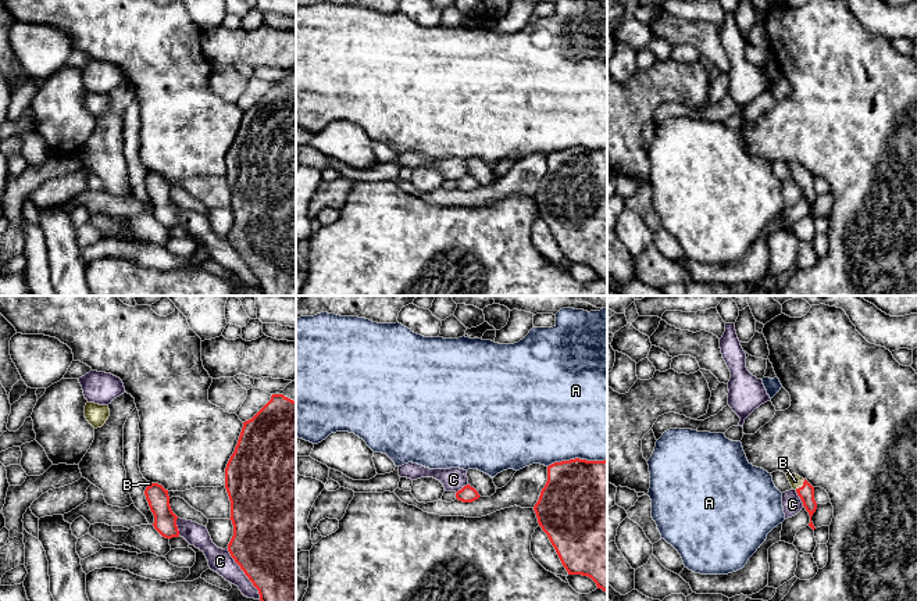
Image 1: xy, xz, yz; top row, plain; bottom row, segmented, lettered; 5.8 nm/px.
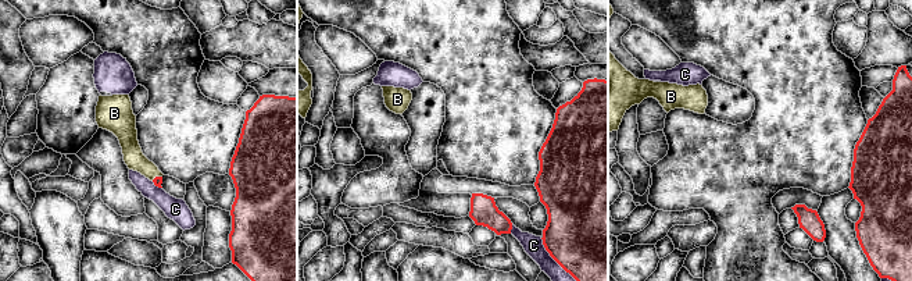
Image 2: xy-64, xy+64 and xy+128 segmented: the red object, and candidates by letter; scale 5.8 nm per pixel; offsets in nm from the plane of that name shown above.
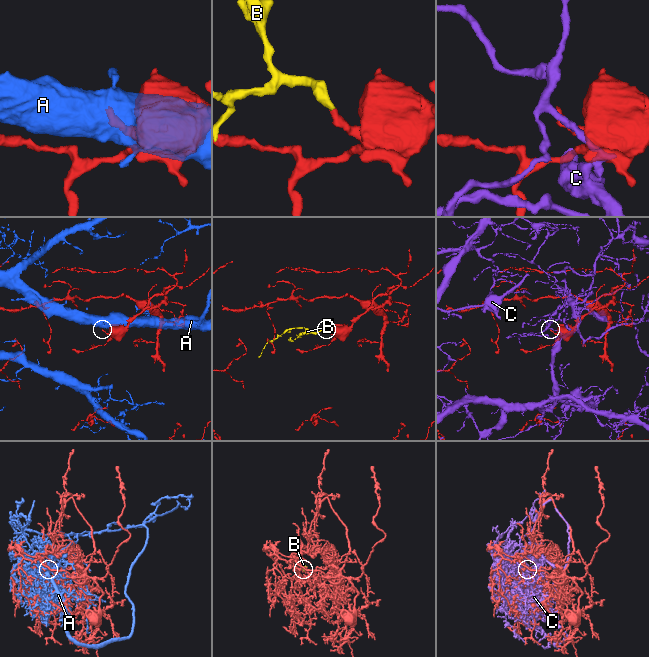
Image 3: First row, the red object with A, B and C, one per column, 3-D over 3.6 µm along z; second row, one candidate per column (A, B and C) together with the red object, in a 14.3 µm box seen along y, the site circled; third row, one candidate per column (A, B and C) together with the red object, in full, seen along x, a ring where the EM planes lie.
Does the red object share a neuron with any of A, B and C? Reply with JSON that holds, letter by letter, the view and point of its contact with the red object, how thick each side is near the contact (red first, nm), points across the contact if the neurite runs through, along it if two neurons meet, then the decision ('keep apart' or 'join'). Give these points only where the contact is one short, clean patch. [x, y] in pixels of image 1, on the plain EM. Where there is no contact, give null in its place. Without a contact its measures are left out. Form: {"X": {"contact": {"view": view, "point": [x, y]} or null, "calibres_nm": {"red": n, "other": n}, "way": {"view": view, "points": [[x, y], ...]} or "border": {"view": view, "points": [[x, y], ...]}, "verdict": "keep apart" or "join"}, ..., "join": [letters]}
{"A": {"contact": {"view": "xz", "point": [577, 147]}, "calibres_nm": {"red": 460, "other": 500}, "verdict": "keep apart"}, "B": {"contact": {"view": "yz", "point": [802, 175]}, "calibres_nm": {"red": 90, "other": 70}, "way": {"view": "yz", "points": [[806, 182], [802, 175], [795, 170]]}, "verdict": "join"}, "C": {"contact": {"view": "xy", "point": [245, 263]}, "calibres_nm": {"red": 500, "other": 140}, "verdict": "keep apart"}, "join": ["B"]}

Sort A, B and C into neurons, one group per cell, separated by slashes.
A / B / C

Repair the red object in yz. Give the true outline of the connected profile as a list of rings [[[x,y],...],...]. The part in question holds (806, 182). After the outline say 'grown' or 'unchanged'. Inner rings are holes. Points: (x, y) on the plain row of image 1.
[[[785,162],[792,178],[798,182],[798,185],[800,186],[803,196],[806,197],[806,200],[810,204],[810,212],[809,215],[814,219],[814,214],[811,211],[811,205],[817,198],[817,192],[814,189],[814,176],[803,167],[800,167],[796,162]]]; grown

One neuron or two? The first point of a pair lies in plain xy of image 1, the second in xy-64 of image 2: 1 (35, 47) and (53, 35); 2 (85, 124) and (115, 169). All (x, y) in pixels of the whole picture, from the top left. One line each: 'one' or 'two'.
1: one
2: two

